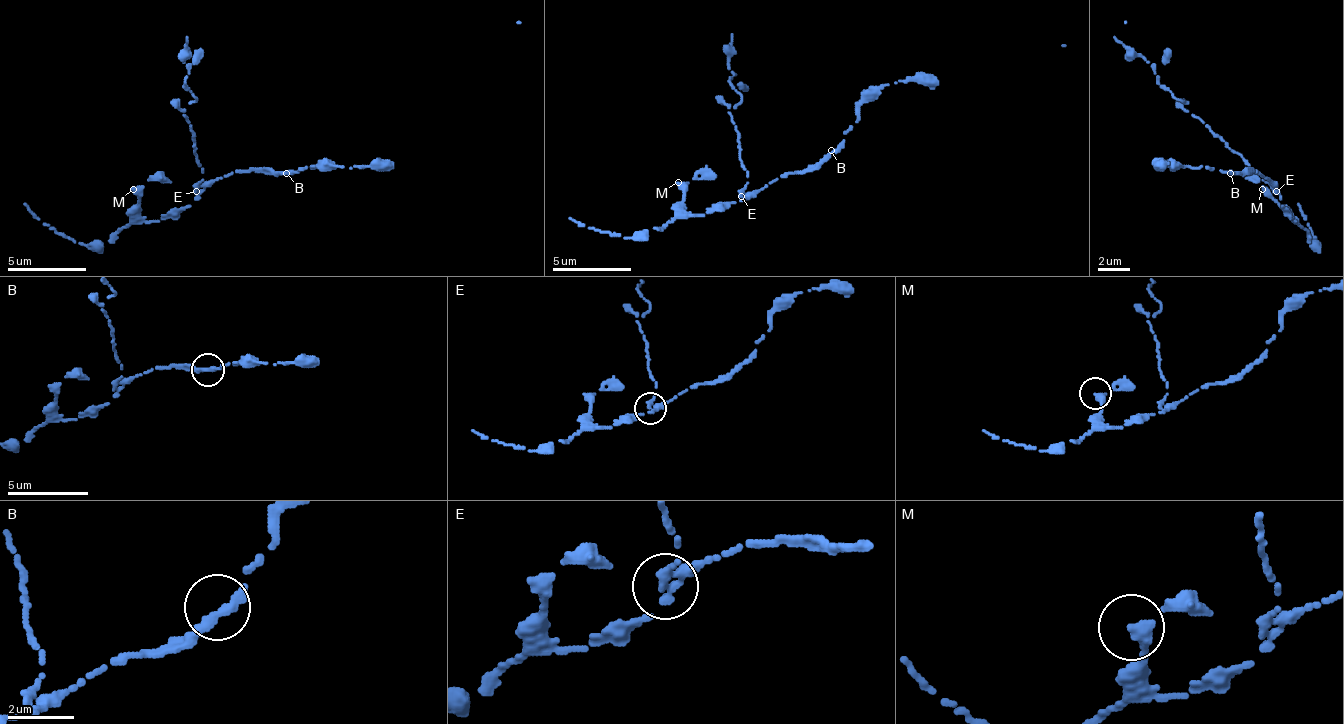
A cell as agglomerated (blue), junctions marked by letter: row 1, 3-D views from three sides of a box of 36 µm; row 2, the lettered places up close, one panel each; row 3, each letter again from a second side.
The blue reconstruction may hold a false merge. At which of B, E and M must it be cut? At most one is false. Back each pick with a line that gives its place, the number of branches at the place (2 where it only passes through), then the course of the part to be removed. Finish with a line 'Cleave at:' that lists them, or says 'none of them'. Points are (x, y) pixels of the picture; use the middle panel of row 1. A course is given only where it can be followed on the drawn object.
E: Place: (741, 196). Branches: 2. Course of the part to remove: (740, 197), (748, 174), (725, 103), (740, 99), (729, 80), (733, 76), (733, 32)
Cleave at: E

